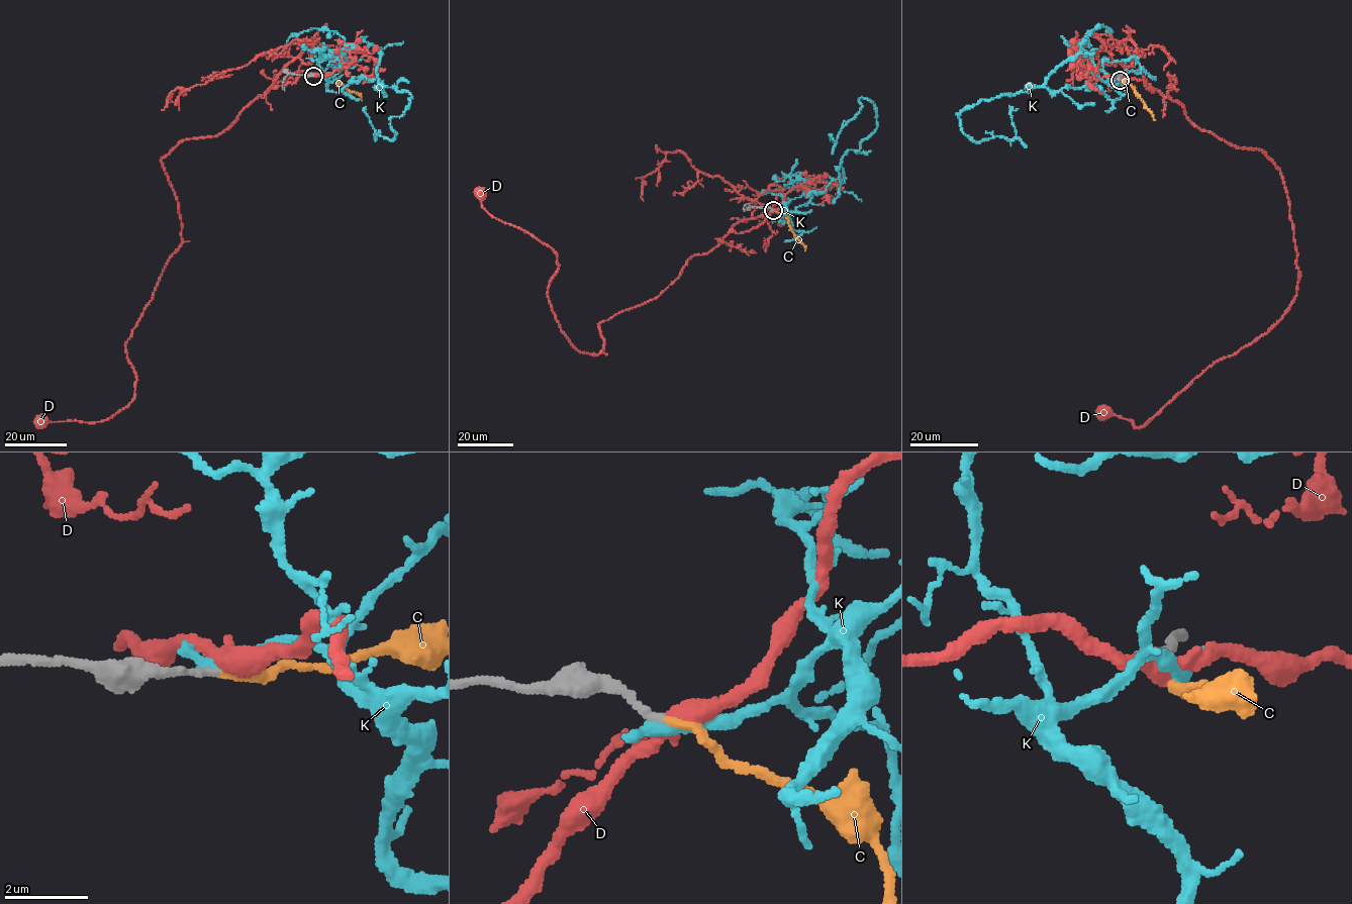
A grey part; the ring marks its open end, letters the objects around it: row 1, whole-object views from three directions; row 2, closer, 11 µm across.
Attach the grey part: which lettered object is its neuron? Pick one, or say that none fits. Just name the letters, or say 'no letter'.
C

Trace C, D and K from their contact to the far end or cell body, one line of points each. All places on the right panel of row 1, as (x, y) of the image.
C: (1120, 80), (1131, 85), (1154, 120)
D: (1120, 79), (1175, 100), (1200, 129), (1261, 149), (1280, 171), (1299, 278), (1265, 332), (1138, 427), (1102, 410)
K: (1120, 80), (1099, 79), (1080, 44), (1041, 86), (967, 106), (960, 126), (975, 141), (1012, 139), (1008, 106)

